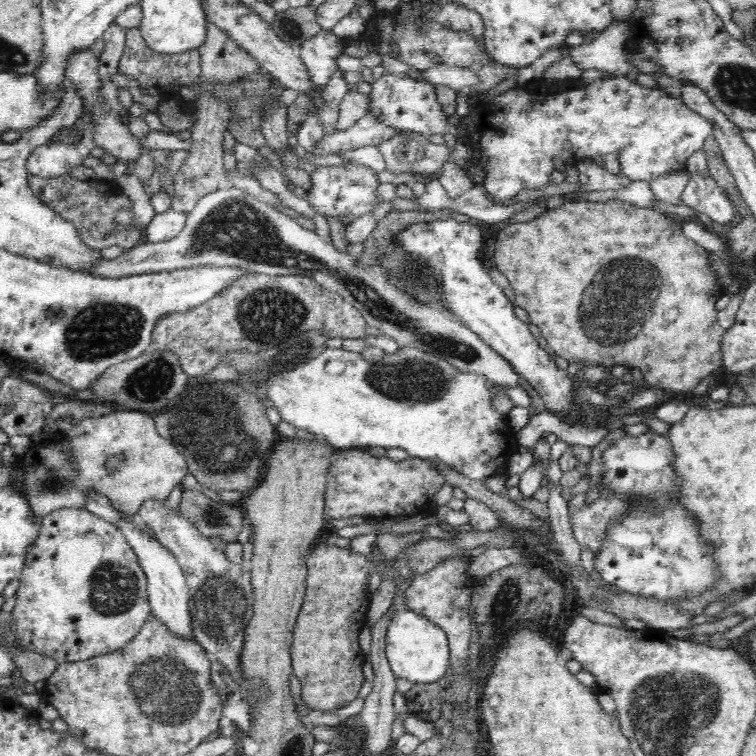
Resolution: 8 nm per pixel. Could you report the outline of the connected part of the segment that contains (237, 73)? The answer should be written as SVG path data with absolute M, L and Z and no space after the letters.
M214 24L208 25L208 38L202 44L199 53L201 54L200 76L205 80L220 80L227 83L235 80L236 77L250 76L251 73L258 72L260 65L249 55L238 43L232 41L224 32L215 28Z

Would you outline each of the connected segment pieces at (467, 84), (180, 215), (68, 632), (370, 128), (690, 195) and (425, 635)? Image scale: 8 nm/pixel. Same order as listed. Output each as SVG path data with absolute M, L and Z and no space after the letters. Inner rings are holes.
M438 66L420 73L424 80L435 85L450 86L456 92L460 92L460 90L470 92L471 88L480 84L480 77L477 75L476 70L462 67Z
M170 208L156 213L145 229L149 243L160 243L178 237L186 228L188 212Z
M64 508L42 517L39 537L26 555L19 581L11 612L17 621L17 640L30 651L51 656L58 663L88 660L124 648L141 631L151 613L147 576L137 552L122 531L87 509Z
M366 113L348 130L325 133L319 144L319 151L313 156L320 157L320 152L354 152L363 146L378 146L380 143L390 140L398 133L405 133L406 130L392 128L381 122L379 114Z
M697 173L689 174L682 193L682 202L697 212L709 216L718 224L730 224L736 213L733 202L717 184L714 177Z
M410 609L396 612L386 626L385 653L396 678L412 683L433 683L450 670L450 647L446 632L440 622Z

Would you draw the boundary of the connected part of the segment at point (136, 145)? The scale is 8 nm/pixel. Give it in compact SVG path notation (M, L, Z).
M89 48L74 50L68 56L68 62L66 62L66 68L64 68L64 81L68 81L78 91L78 95L82 99L82 110L84 115L88 115L88 121L90 121L94 148L97 146L98 148L104 148L108 152L108 156L118 158L122 164L135 164L144 148L132 135L128 124L121 119L121 116L107 106L103 97L103 84L97 71L98 67L99 58L92 53L92 50Z

